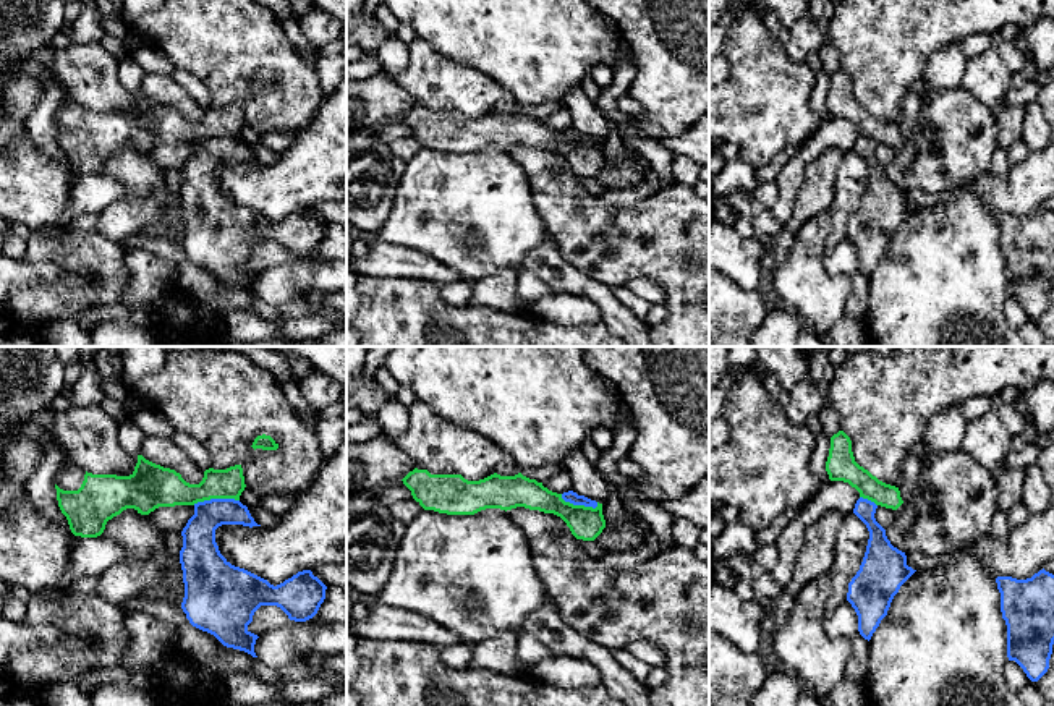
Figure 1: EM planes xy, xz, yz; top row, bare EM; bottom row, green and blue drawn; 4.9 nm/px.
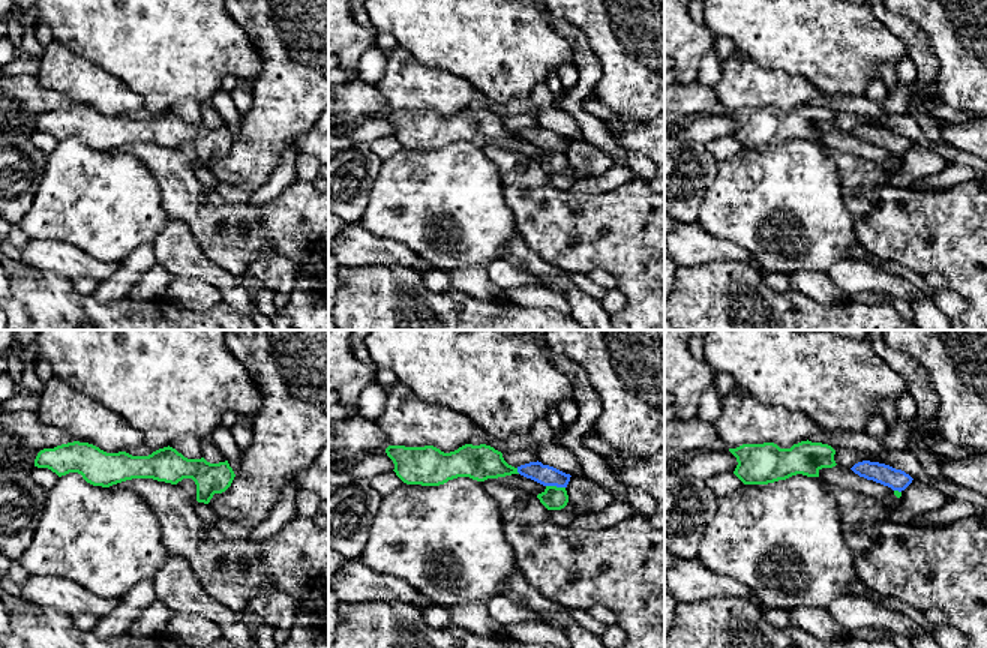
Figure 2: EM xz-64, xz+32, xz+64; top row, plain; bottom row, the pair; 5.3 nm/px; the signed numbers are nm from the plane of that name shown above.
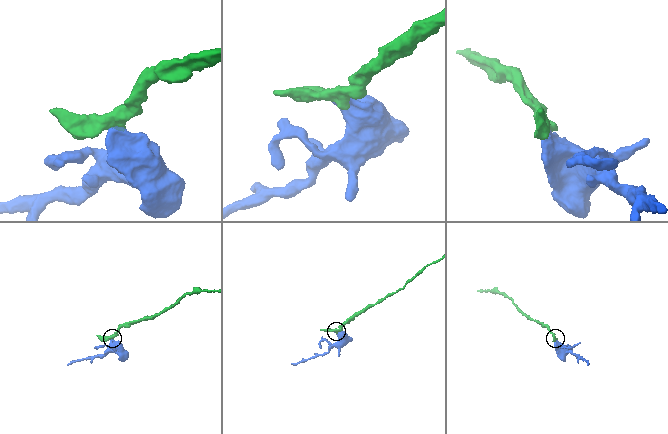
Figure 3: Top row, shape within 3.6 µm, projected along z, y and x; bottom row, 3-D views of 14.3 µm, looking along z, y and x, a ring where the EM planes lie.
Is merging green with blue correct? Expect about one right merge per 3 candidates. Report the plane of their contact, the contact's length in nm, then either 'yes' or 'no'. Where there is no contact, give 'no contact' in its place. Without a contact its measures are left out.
contact in xy; length 240 nm; no

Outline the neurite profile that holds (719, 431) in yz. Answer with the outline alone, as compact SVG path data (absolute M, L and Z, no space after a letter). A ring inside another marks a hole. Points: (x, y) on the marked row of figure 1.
M724 416L709 419L709 449L717 449L727 444L730 437L730 427Z

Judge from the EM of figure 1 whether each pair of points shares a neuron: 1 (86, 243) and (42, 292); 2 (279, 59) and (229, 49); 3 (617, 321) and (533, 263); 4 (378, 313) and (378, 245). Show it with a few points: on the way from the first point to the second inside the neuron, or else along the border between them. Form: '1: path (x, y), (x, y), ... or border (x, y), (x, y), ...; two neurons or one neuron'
1: path (104, 269), (102, 289), (84, 300), (68, 300); one neuron
2: path (266, 52), (263, 49), (242, 49); one neuron
3: path (599, 298), (590, 289), (565, 279), (556, 271); one neuron
4: border (363, 276), (415, 280); two neurons

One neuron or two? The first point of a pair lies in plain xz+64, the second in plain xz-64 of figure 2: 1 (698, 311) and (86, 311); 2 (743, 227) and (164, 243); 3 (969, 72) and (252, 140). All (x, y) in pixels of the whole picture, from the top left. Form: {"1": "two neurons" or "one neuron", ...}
{"1": "one neuron", "2": "two neurons", "3": "one neuron"}

